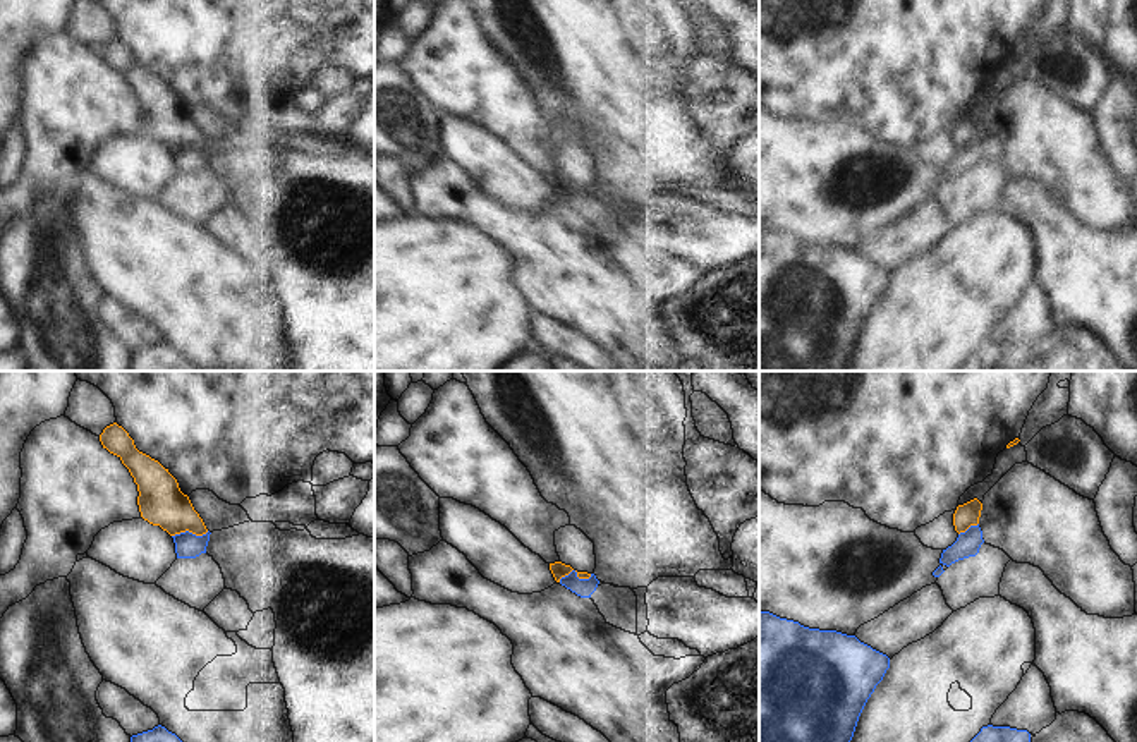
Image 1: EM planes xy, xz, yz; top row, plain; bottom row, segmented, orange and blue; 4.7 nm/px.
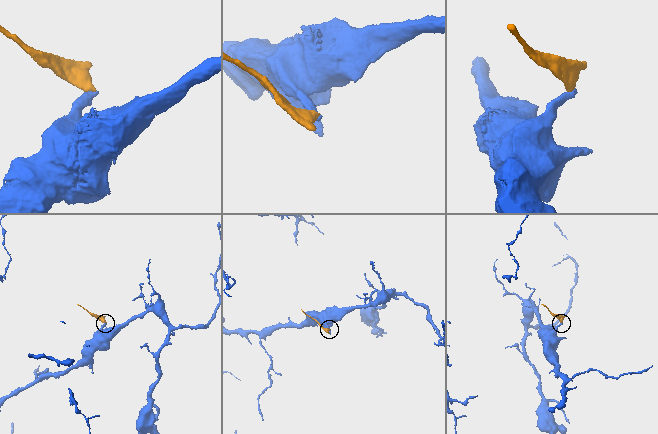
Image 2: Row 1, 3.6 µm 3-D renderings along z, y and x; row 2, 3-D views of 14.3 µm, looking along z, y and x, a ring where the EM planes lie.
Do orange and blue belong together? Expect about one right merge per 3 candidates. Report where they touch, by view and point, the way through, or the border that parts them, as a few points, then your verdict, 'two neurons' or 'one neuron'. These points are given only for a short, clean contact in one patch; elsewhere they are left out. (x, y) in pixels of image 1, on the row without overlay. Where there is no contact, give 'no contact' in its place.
contact xy (189, 146); border xy (208, 146), (201, 150), (184, 146), (172, 152); two neurons

